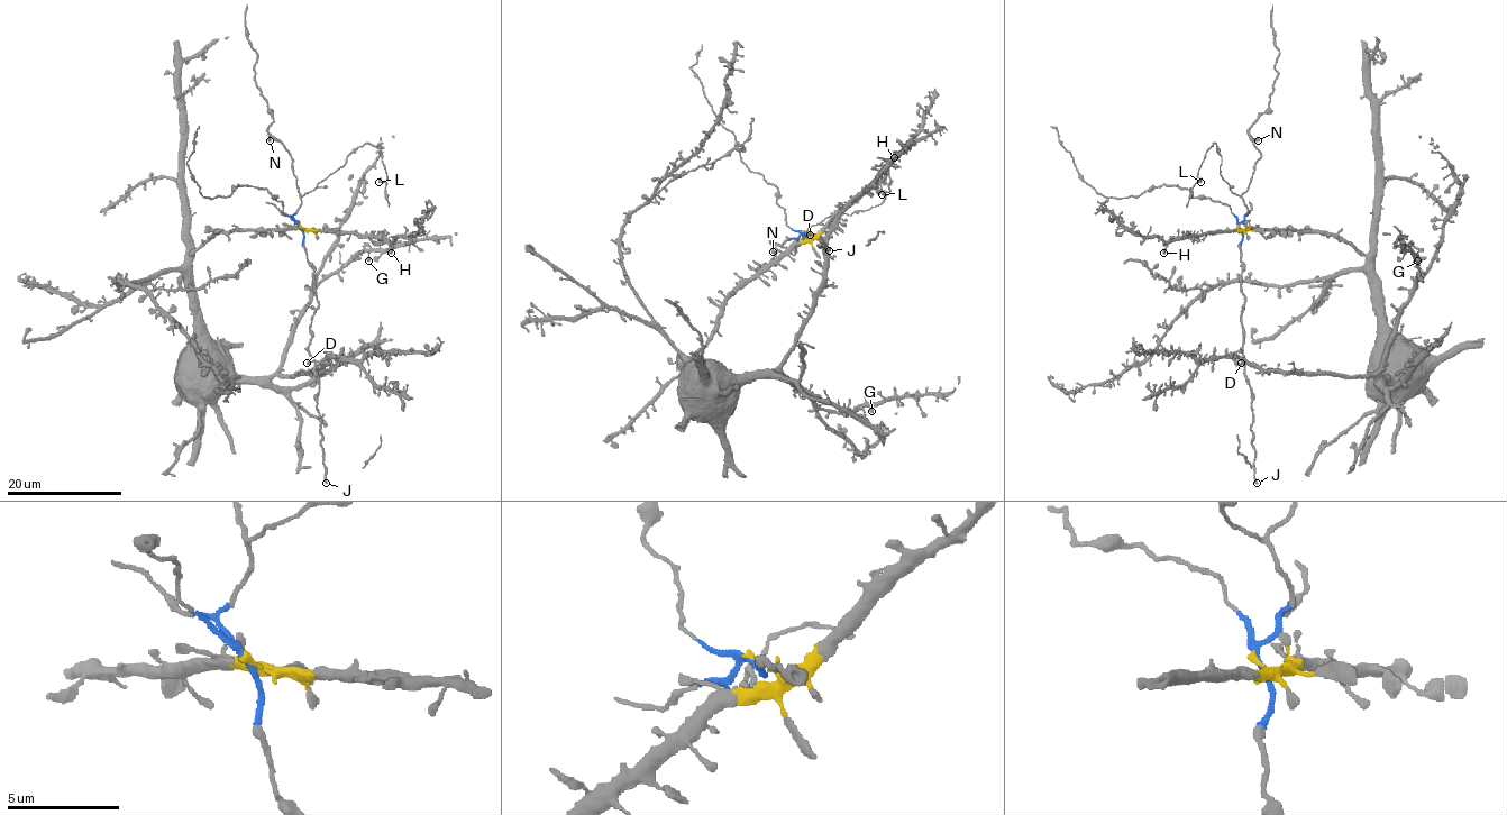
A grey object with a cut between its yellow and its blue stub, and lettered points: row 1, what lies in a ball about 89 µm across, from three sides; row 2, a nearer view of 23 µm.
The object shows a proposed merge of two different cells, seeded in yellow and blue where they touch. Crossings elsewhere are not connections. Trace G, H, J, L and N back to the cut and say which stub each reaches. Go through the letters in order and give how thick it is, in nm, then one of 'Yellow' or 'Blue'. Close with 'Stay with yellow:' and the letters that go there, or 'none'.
G: Thickness 320 nm. Yellow
H: Thickness 480 nm. Yellow
J: Thickness 240 nm. Blue
L: Thickness 300 nm. Blue
N: Thickness 320 nm. Blue
Stay with yellow: G, H

